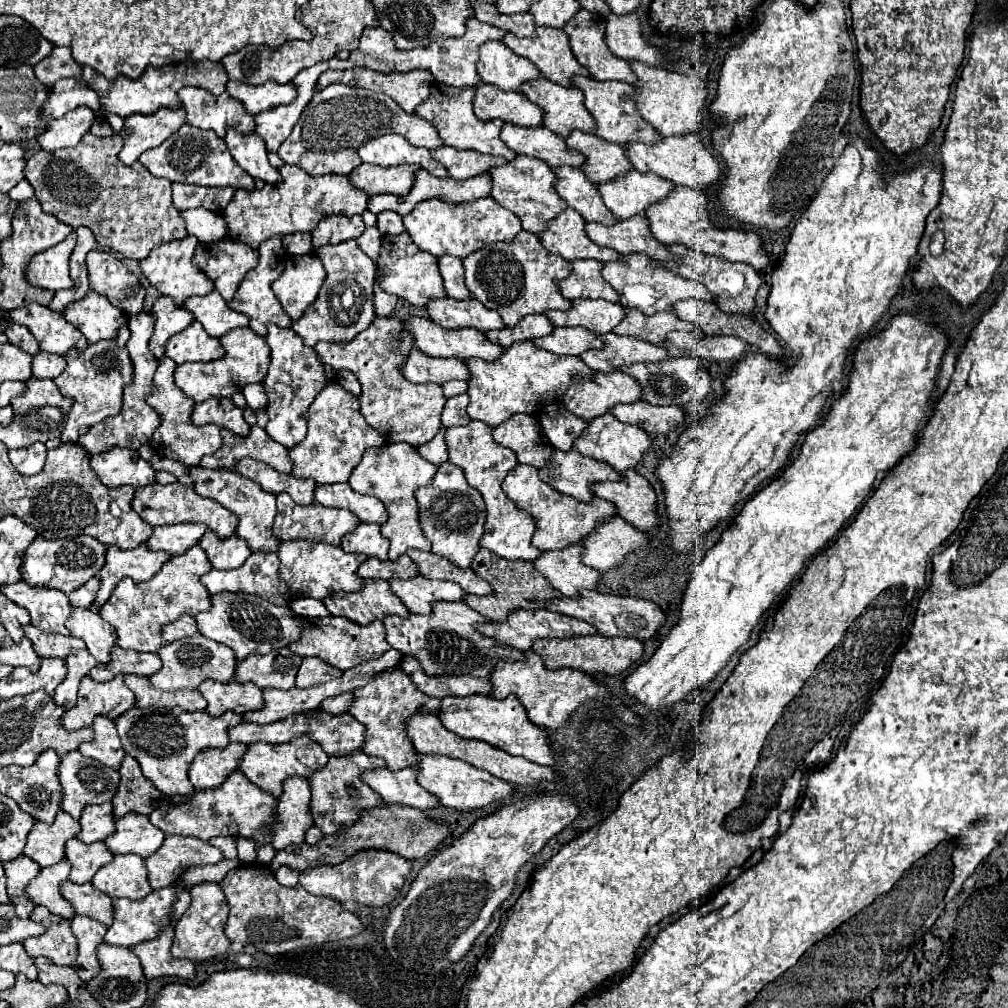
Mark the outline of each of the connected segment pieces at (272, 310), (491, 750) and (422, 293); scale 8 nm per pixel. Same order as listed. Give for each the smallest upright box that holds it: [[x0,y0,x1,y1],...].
[[229,235,293,337],[407,715,559,785],[377,233,447,307]]

